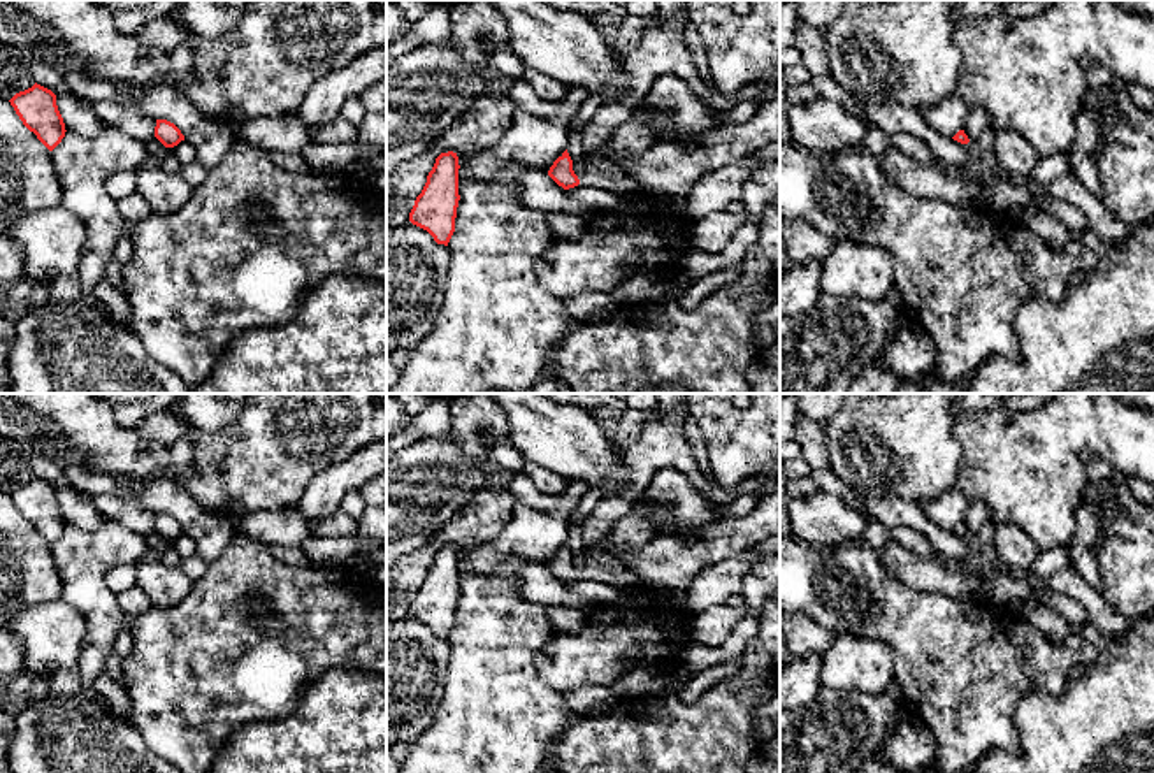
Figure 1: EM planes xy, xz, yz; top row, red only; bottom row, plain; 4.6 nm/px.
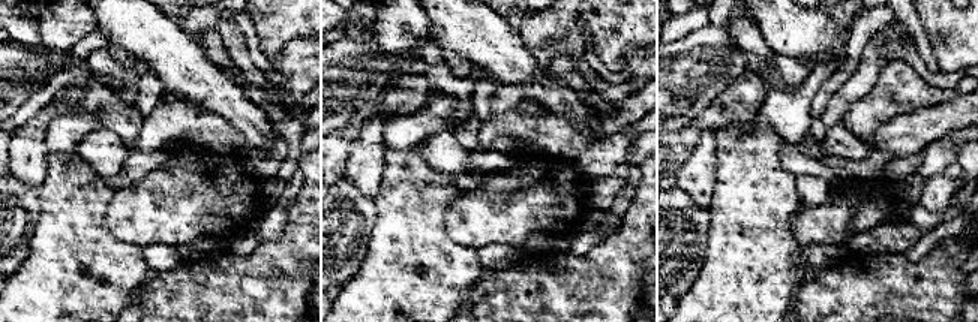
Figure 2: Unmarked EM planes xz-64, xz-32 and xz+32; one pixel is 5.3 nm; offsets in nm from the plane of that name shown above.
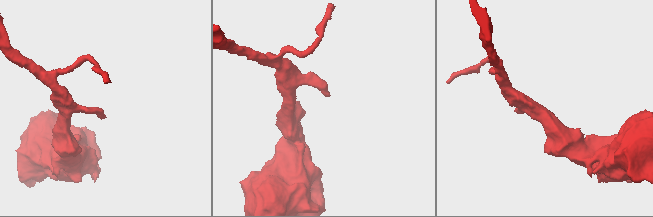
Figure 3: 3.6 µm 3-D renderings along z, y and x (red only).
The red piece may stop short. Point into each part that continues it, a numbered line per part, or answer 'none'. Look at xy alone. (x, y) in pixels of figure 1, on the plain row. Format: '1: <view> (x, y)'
none

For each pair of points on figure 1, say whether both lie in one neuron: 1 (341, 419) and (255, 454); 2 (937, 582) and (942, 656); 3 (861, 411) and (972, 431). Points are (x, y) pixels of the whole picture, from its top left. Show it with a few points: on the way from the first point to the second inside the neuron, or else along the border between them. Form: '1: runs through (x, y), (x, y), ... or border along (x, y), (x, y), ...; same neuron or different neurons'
1: runs through (320, 431), (288, 433), (276, 445); same neuron
2: border along (898, 578), (914, 589), (972, 598), (975, 601); different neurons
3: border along (954, 419), (952, 436), (959, 448), (959, 468); different neurons

